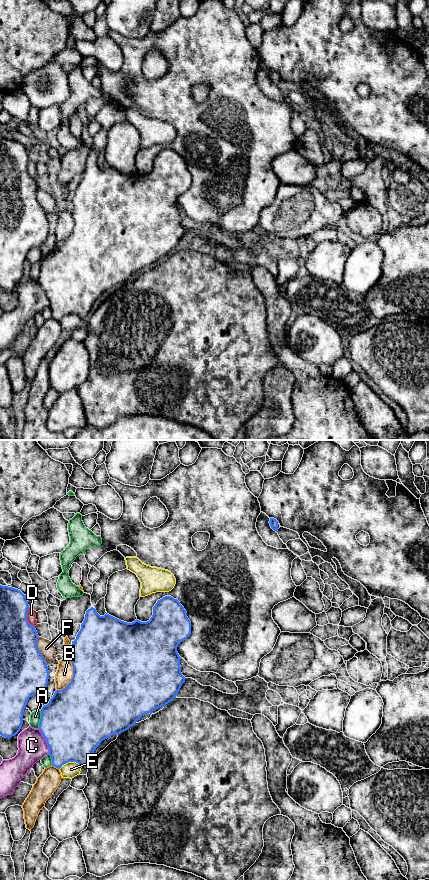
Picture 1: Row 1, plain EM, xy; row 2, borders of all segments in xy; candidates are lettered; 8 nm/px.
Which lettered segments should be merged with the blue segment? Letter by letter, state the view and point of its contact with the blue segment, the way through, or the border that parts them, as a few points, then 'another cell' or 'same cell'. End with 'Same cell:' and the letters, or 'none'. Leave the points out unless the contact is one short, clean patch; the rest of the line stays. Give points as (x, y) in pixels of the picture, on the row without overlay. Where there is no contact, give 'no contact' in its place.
A: xy (40, 271) | another cell
B: xy (72, 229) | another cell
C: xy (46, 293) | another cell
D: xy (26, 169) | another cell
E: xy (70, 313) | another cell
F: xy (37, 201) | another cell
Same cell: none

